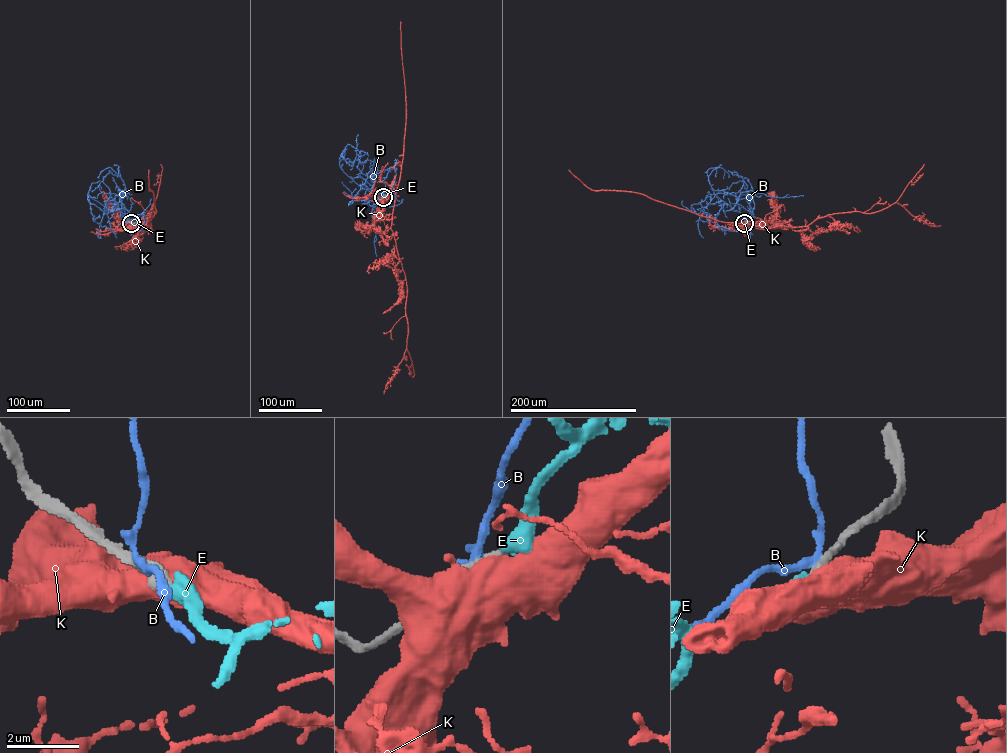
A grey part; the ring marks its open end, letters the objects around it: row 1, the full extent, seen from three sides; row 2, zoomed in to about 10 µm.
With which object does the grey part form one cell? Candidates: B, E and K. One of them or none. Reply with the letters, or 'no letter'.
E

